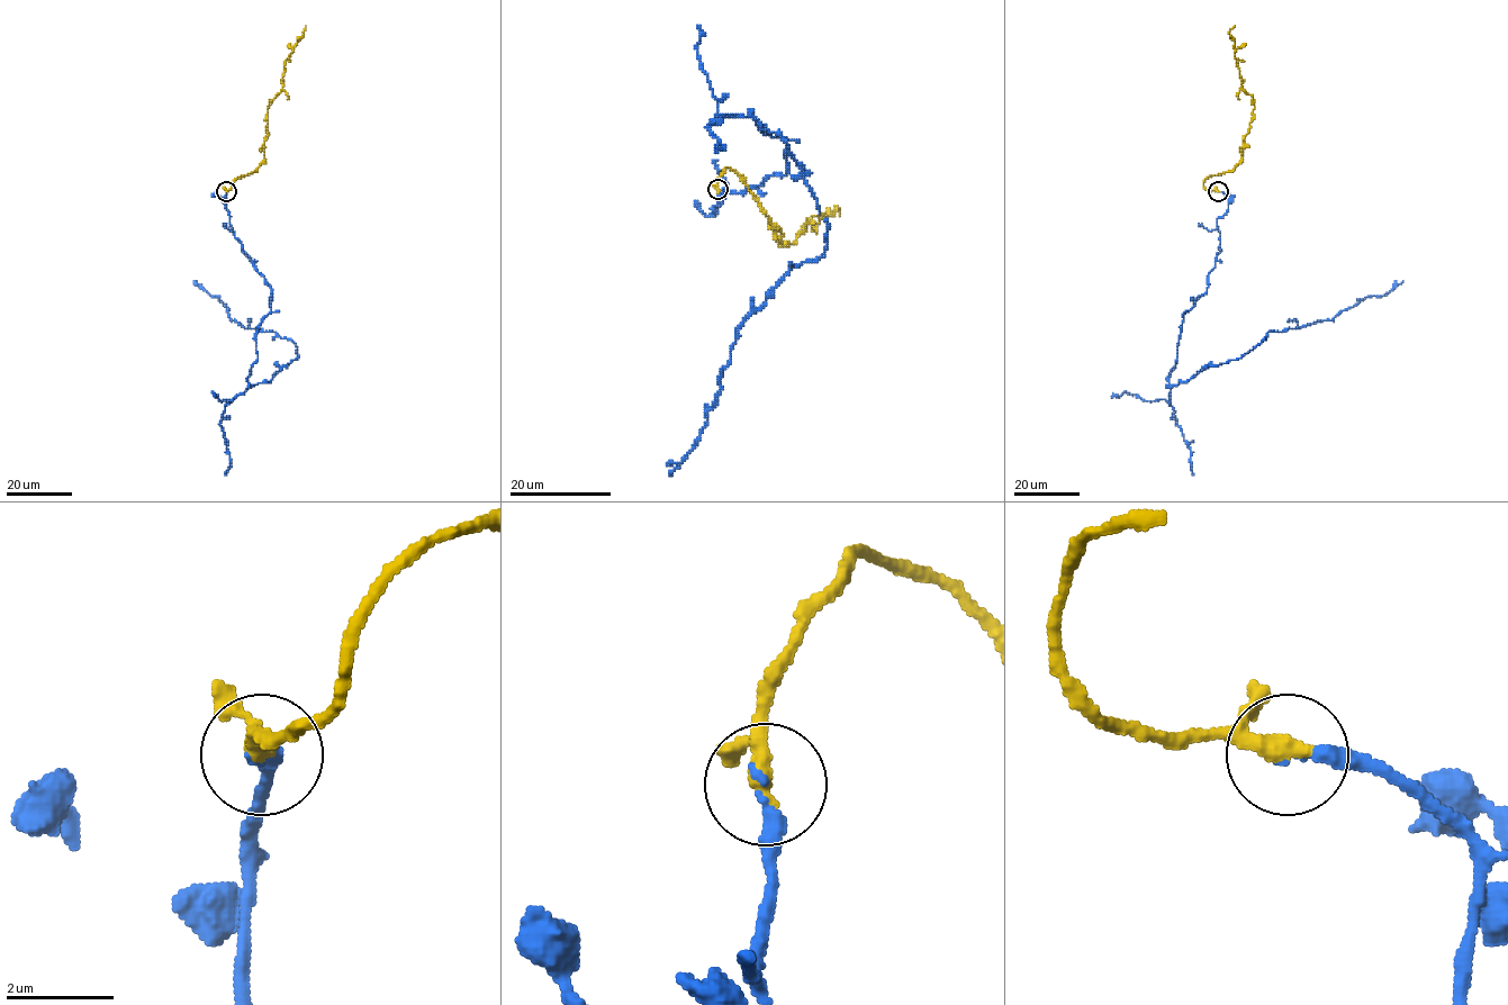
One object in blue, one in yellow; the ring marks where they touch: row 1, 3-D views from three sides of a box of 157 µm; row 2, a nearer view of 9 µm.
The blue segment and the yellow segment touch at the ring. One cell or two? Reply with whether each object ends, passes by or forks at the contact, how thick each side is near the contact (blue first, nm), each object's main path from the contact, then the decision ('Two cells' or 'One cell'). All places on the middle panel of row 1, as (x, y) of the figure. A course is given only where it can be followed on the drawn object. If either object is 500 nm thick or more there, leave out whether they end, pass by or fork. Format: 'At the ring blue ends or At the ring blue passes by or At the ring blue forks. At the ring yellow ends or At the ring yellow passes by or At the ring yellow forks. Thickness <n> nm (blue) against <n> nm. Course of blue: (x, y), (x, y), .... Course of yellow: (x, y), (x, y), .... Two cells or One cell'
At the ring blue ends. At the ring yellow passes by. Thickness 200 nm (blue) against 280 nm. Course of blue: (716, 190), (716, 208), (788, 172), (749, 111), (801, 165), (827, 249), (738, 328), (669, 474). Course of yellow: (718, 190), (721, 174), (733, 170), (776, 227), (784, 247), (814, 215), (831, 215), (837, 208), (840, 217). One cell

